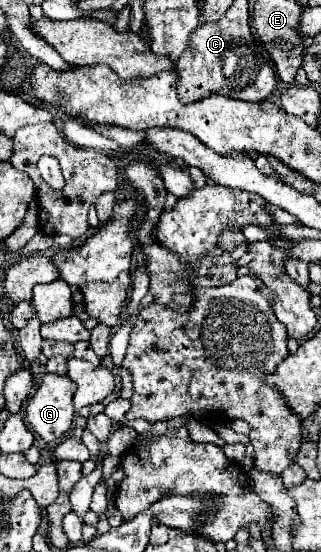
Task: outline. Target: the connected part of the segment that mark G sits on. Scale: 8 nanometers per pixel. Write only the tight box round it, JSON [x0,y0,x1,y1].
[26,375,74,443]

